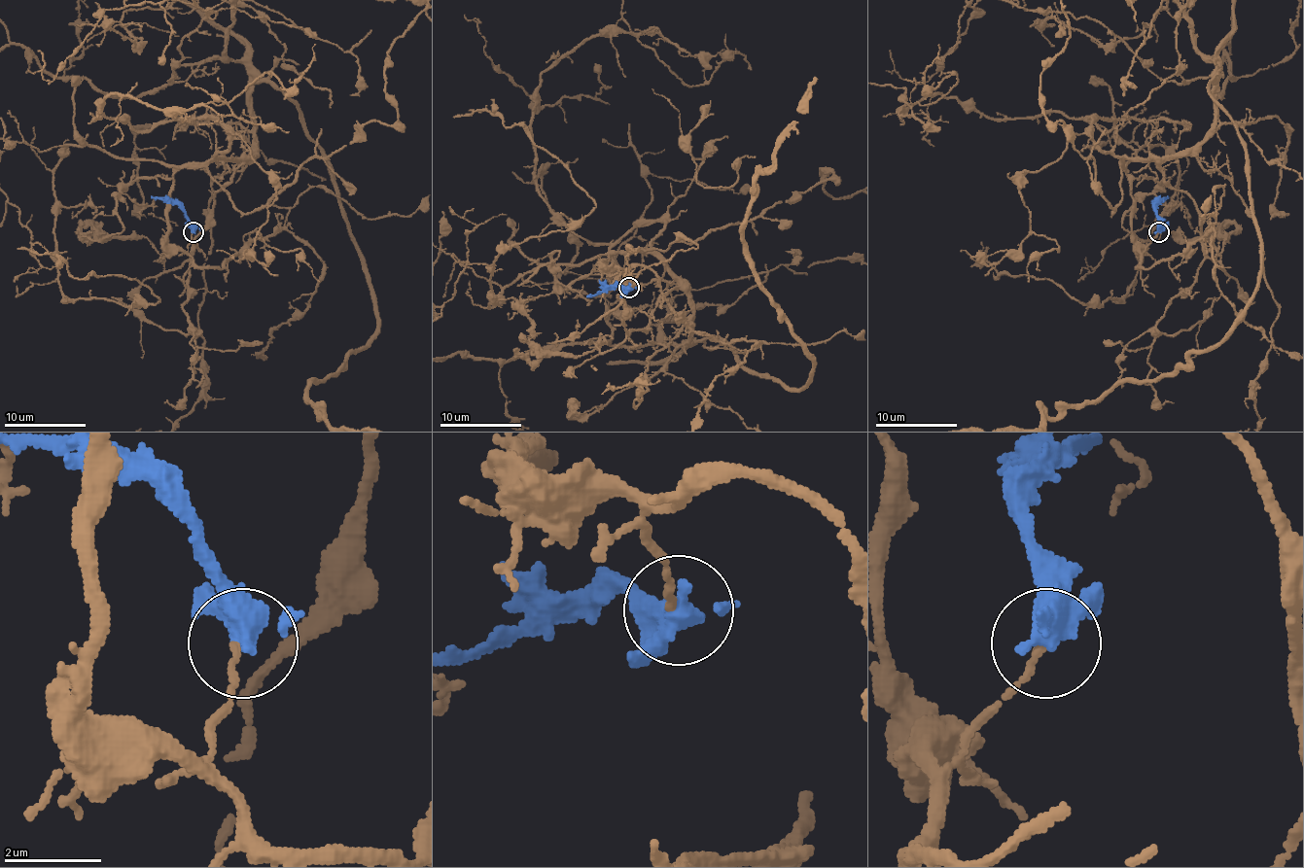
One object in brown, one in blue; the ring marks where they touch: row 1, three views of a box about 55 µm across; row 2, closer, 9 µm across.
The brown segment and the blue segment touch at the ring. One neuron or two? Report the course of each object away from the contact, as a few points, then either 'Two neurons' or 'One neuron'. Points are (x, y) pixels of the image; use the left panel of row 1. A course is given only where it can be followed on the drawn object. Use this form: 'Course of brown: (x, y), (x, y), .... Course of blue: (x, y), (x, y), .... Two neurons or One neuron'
Course of brown: (193, 232), (165, 242), (172, 177), (249, 158), (272, 82), (366, 266), (376, 334), (308, 393). Course of blue: (193, 232), (193, 222), (182, 208), (152, 195). Two neurons

